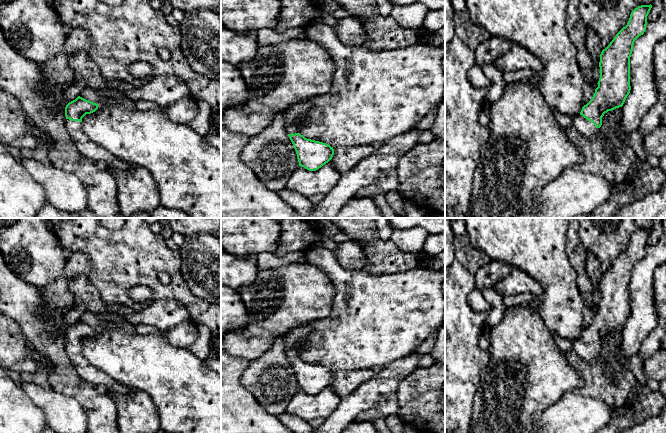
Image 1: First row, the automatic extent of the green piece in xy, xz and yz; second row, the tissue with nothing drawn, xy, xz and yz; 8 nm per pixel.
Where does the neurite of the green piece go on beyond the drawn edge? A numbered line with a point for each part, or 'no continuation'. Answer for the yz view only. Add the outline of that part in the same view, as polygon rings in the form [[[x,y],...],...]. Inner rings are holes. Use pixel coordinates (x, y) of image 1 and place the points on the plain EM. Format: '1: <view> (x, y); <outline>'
1: yz (585, 351); [[[580,338],[573,341],[573,350],[583,360],[591,363],[596,357],[595,349]]]

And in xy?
1: xy (91, 374); [[[66,343],[66,352],[77,373],[86,382],[95,386],[101,386],[109,393],[128,394],[130,392],[131,388],[93,366],[83,354],[82,346]]]

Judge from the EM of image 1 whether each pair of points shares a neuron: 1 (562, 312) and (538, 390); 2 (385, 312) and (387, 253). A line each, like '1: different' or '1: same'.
1: different
2: different

